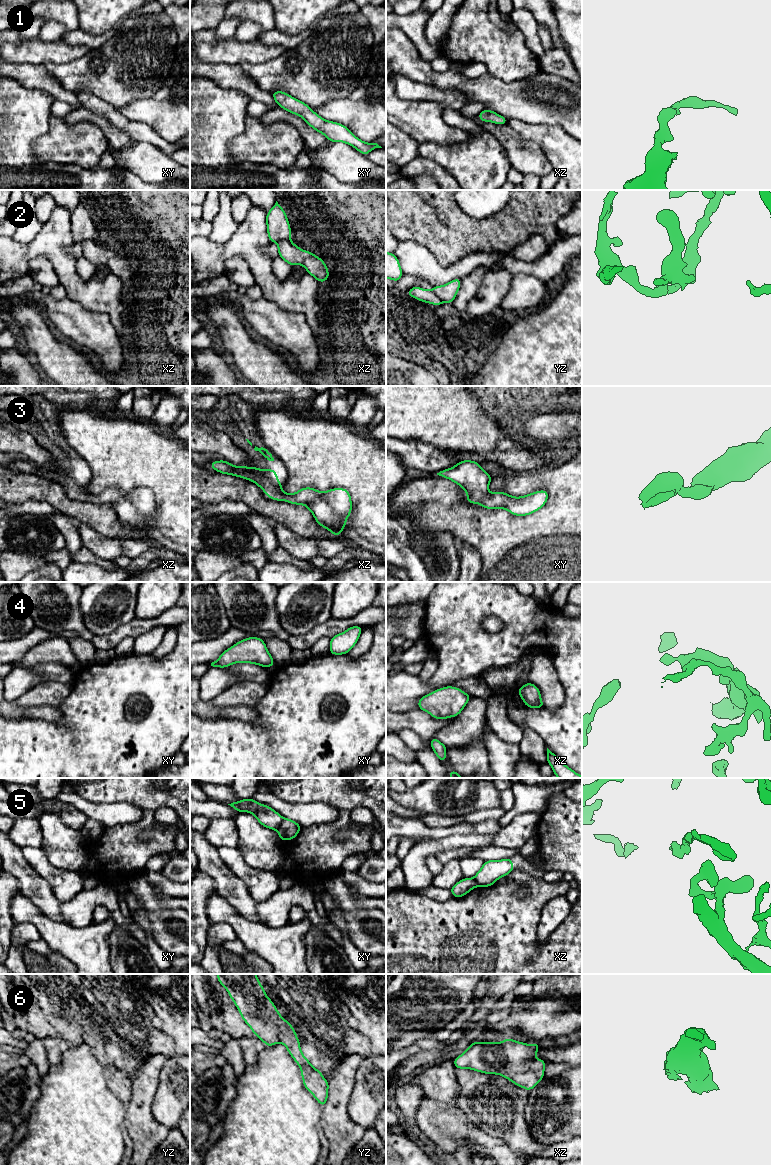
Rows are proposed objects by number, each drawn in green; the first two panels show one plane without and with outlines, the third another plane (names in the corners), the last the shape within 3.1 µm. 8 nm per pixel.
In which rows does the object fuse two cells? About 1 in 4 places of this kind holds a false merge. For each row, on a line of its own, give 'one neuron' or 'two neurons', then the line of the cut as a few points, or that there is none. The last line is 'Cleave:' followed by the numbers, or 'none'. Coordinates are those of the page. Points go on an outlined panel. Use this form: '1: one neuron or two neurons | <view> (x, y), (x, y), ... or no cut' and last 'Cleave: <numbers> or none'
1: one neuron | no cut
2: two neurons | xz (289, 239), (282, 240), (277, 244)
3: one neuron | no cut
4: one neuron | no cut
5: two neurons | xy (283, 818), (276, 829)
6: one neuron | no cut
Cleave: 2, 5

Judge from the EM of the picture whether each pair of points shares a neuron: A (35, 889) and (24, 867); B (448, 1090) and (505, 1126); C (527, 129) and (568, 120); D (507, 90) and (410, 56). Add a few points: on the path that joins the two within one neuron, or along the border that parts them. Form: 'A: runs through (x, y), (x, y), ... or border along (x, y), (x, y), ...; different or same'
A: runs through (31, 884), (24, 872); same
B: border along (455, 1072), (459, 1085), (456, 1105); different
C: border along (526, 122), (532, 124), (557, 124), (570, 135); different
D: runs through (483, 89), (473, 89), (458, 81), (433, 78); same

